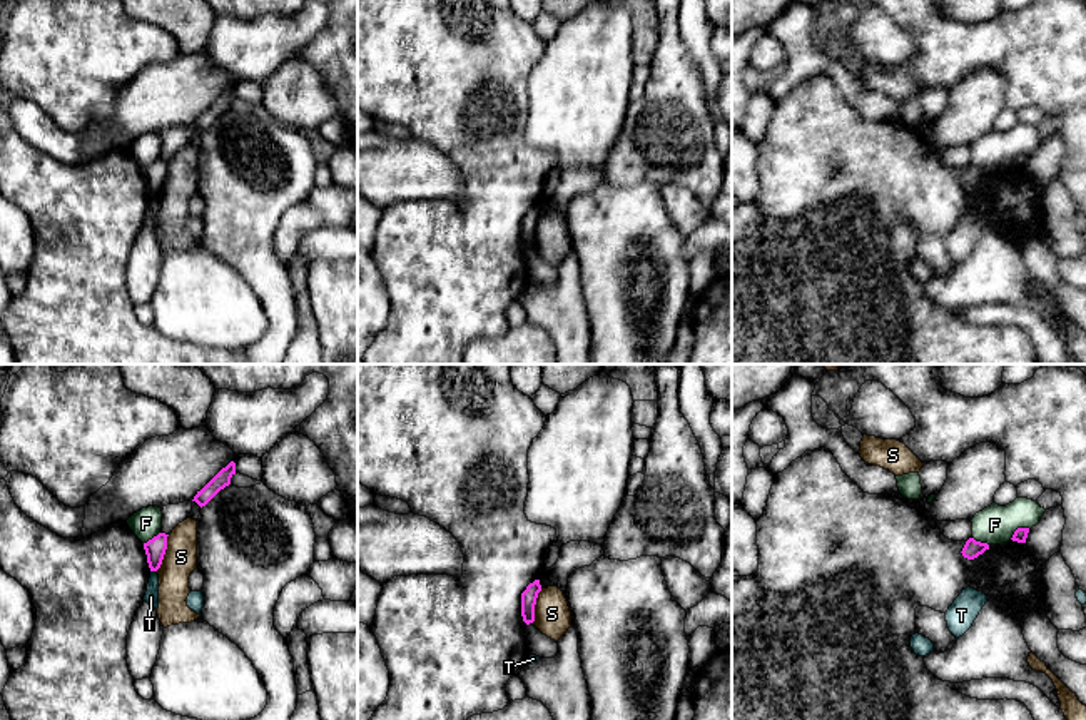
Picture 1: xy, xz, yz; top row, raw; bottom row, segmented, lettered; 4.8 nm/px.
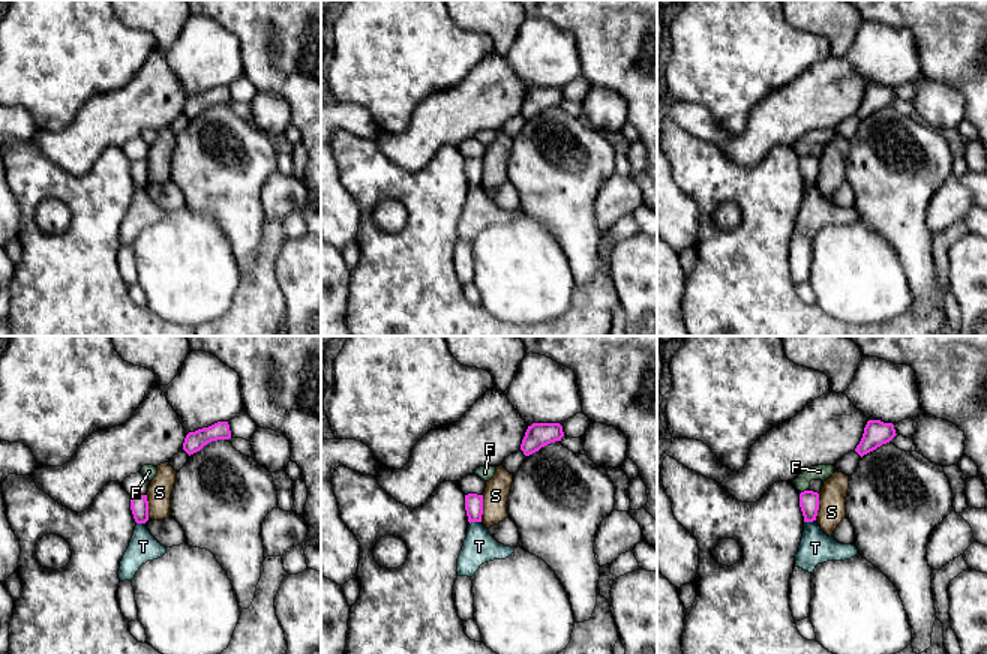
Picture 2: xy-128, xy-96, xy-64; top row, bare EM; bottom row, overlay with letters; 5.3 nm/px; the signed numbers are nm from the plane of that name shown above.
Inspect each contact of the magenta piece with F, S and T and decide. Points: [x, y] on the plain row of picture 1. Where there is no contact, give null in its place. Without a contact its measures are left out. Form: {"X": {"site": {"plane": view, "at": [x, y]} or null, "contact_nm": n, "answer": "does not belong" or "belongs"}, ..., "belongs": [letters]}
{"F": {"site": {"plane": "yz", "at": [1018, 154]}, "contact_nm": 120, "answer": "does not belong"}, "S": {"site": {"plane": "xy", "at": [164, 179]}, "contact_nm": 190, "answer": "does not belong"}, "T": {"site": {"plane": "xy", "at": [154, 196]}, "contact_nm": 30, "answer": "does not belong"}, "belongs": []}

